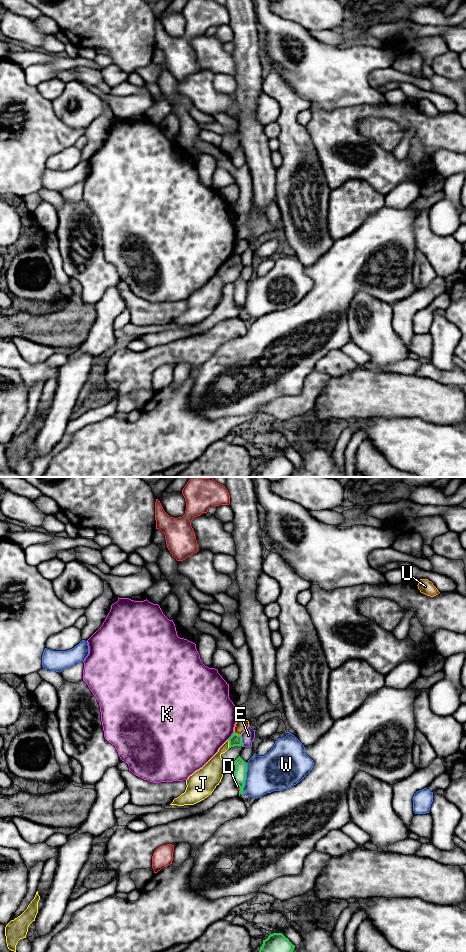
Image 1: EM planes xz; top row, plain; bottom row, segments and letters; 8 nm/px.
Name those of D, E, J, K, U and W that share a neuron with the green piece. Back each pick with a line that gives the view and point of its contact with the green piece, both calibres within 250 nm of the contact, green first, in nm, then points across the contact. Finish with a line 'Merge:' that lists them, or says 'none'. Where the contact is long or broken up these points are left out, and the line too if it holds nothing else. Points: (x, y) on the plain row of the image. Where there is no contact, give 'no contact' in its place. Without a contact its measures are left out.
Merge: none

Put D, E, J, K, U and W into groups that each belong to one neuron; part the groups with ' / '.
D / E / J / K / U / W

